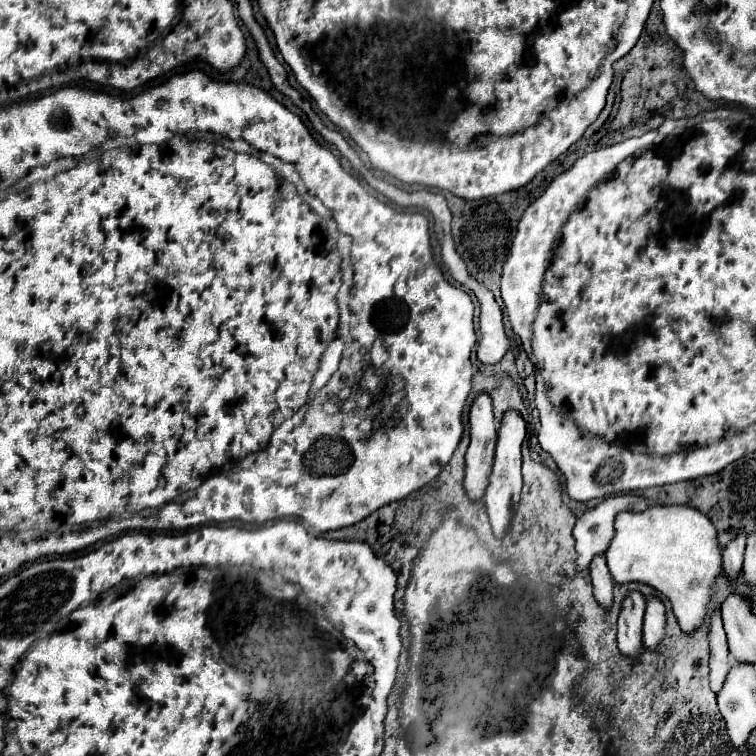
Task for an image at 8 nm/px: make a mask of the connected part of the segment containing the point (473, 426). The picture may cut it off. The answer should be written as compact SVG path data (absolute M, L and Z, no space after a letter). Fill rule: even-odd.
M482 393L476 397L470 409L470 447L466 451L464 489L472 501L480 501L488 489L496 441L498 435L492 413L492 399Z

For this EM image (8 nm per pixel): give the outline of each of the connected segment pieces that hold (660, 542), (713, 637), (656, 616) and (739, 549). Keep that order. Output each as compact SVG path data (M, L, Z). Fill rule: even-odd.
M652 505L642 513L620 513L604 559L614 583L646 583L668 597L686 635L702 627L716 577L722 573L722 549L716 541L716 527L704 513L688 505Z
M716 611L710 619L710 689L718 693L726 681L728 669L732 667L728 645L726 645L726 633L722 627L720 611Z
M646 597L646 615L644 615L644 645L650 651L656 651L660 641L666 635L666 609L658 597Z
M738 535L726 549L724 549L724 575L734 581L742 573L742 563L744 563L744 545L746 537Z

